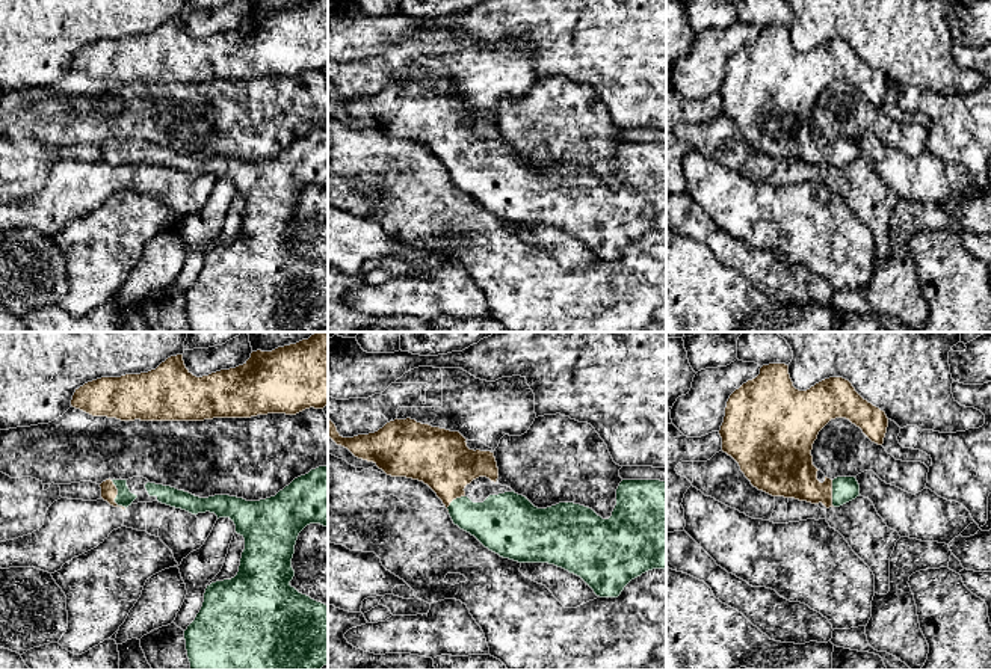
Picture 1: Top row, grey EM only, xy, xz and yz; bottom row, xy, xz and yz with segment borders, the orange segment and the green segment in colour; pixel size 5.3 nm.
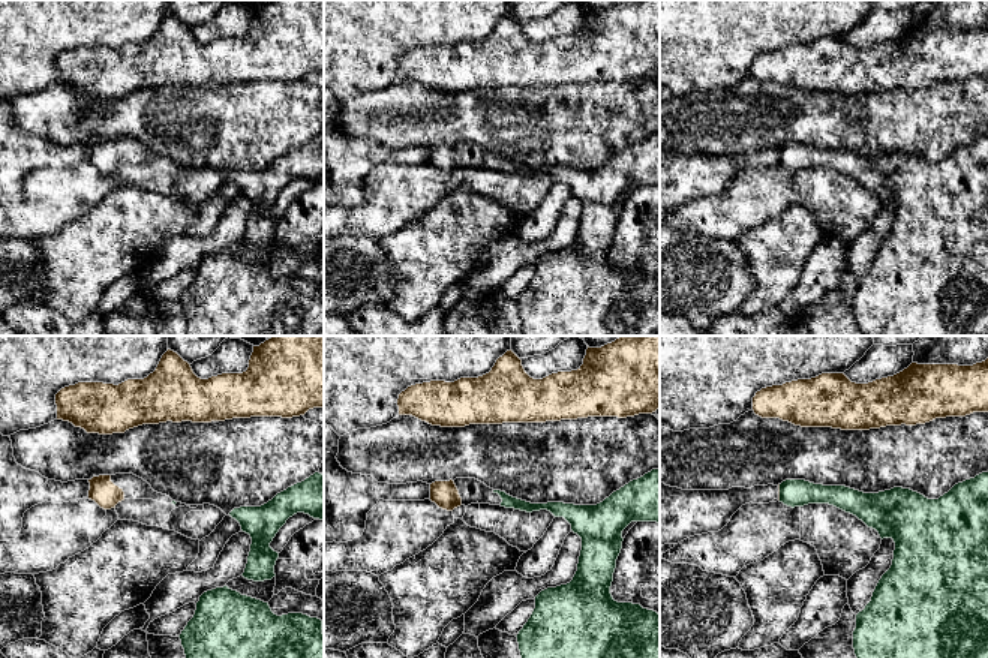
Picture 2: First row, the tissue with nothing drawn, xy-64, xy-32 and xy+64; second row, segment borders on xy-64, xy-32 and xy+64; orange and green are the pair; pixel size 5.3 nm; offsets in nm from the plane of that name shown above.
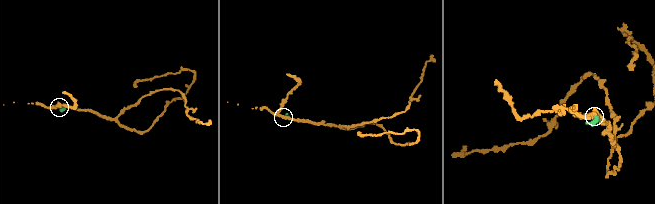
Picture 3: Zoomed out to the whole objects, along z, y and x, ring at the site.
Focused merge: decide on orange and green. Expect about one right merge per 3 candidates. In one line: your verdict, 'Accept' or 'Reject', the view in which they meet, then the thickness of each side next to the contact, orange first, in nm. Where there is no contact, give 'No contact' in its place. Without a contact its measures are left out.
Accept. Touches orange in xy. Thickness 90 nm (orange) against 90 nm

